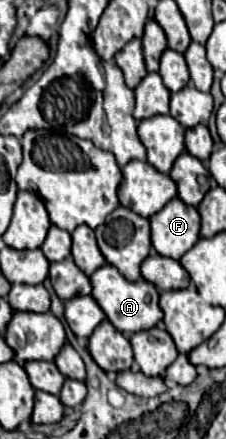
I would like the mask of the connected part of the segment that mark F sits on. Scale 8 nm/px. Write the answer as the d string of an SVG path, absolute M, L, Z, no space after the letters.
M173 198L161 212L151 218L151 244L157 254L181 260L181 256L199 240L201 218L195 206Z

